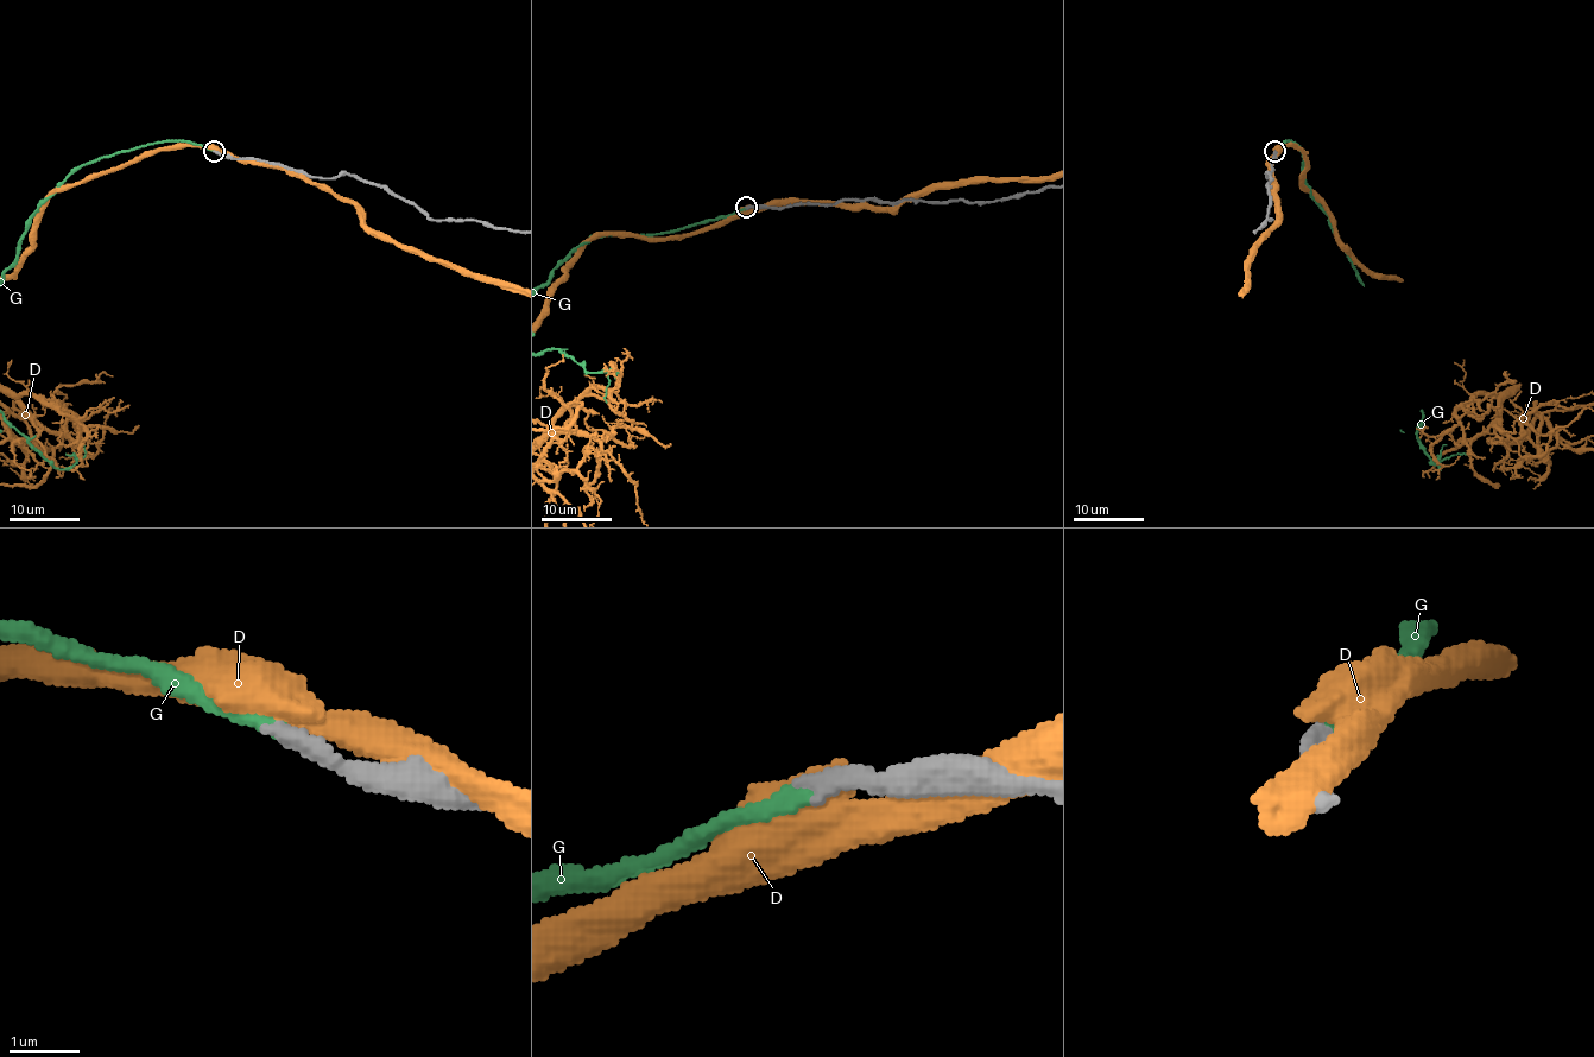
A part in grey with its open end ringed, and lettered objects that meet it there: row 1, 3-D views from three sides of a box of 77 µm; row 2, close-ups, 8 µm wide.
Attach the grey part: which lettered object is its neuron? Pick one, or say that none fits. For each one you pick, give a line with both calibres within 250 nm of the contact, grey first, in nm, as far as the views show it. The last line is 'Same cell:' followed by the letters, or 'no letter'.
G: 260 nm thick on the grey side, 240 nm on the other
Same cell: G

